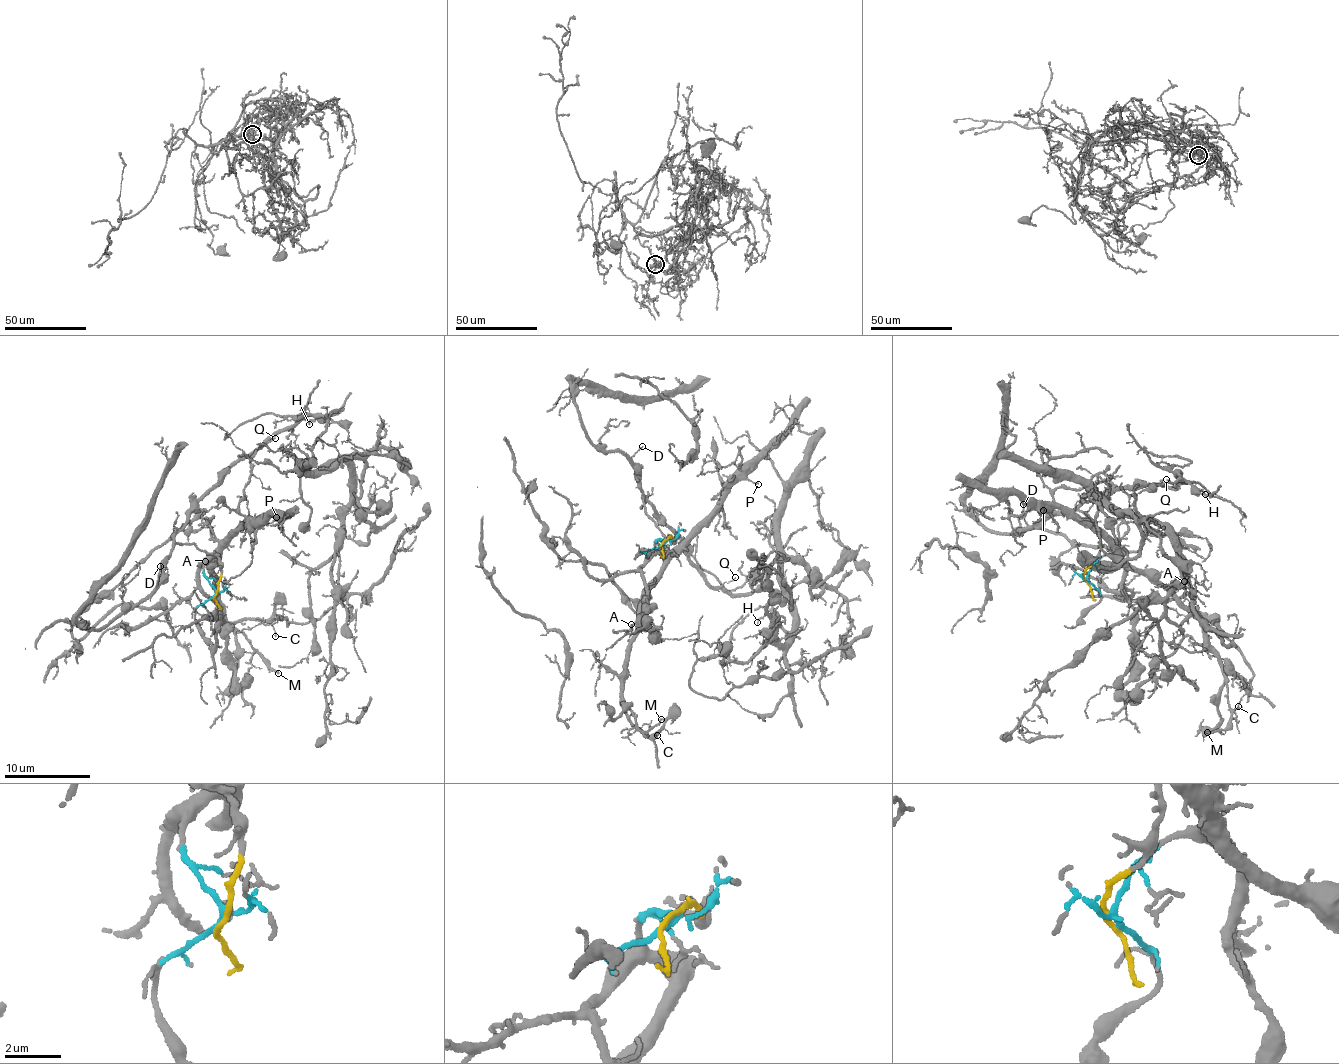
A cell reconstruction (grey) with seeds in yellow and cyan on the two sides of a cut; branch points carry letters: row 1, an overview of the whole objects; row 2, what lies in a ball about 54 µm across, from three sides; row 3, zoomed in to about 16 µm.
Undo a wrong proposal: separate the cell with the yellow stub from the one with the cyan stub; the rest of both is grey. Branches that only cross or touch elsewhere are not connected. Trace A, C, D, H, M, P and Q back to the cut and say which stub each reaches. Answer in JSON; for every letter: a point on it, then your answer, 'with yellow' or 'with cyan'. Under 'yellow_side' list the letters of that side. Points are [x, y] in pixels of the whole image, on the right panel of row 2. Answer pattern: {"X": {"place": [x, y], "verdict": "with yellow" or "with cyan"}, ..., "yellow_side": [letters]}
{"A": {"place": [1184, 581], "verdict": "with cyan"}, "C": {"place": [1238, 706], "verdict": "with cyan"}, "D": {"place": [1023, 504], "verdict": "with yellow"}, "H": {"place": [1205, 494], "verdict": "with yellow"}, "M": {"place": [1207, 732], "verdict": "with cyan"}, "P": {"place": [1043, 510], "verdict": "with cyan"}, "Q": {"place": [1166, 479], "verdict": "with yellow"}, "yellow_side": ["D", "H", "Q"]}

